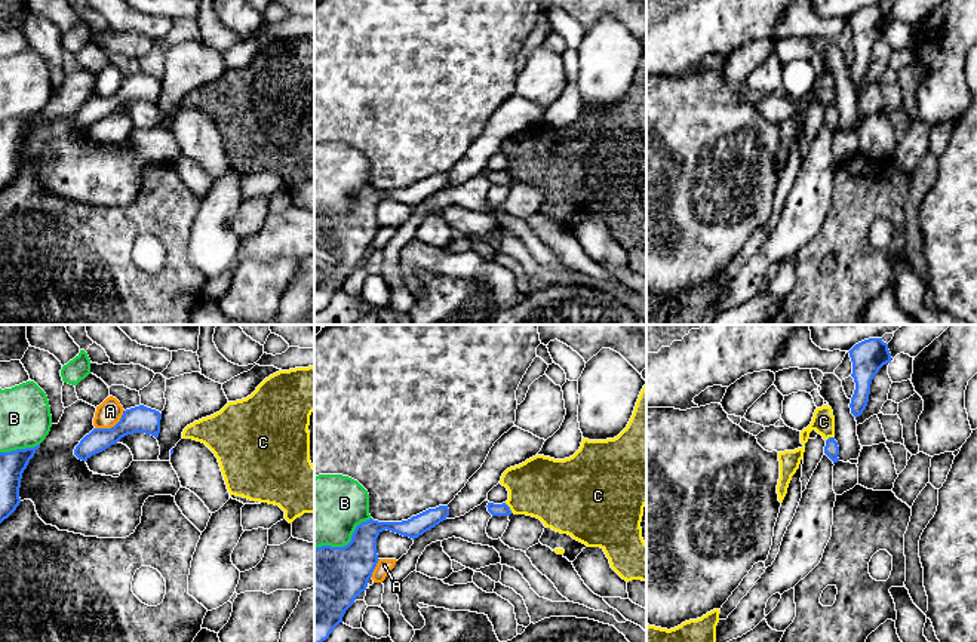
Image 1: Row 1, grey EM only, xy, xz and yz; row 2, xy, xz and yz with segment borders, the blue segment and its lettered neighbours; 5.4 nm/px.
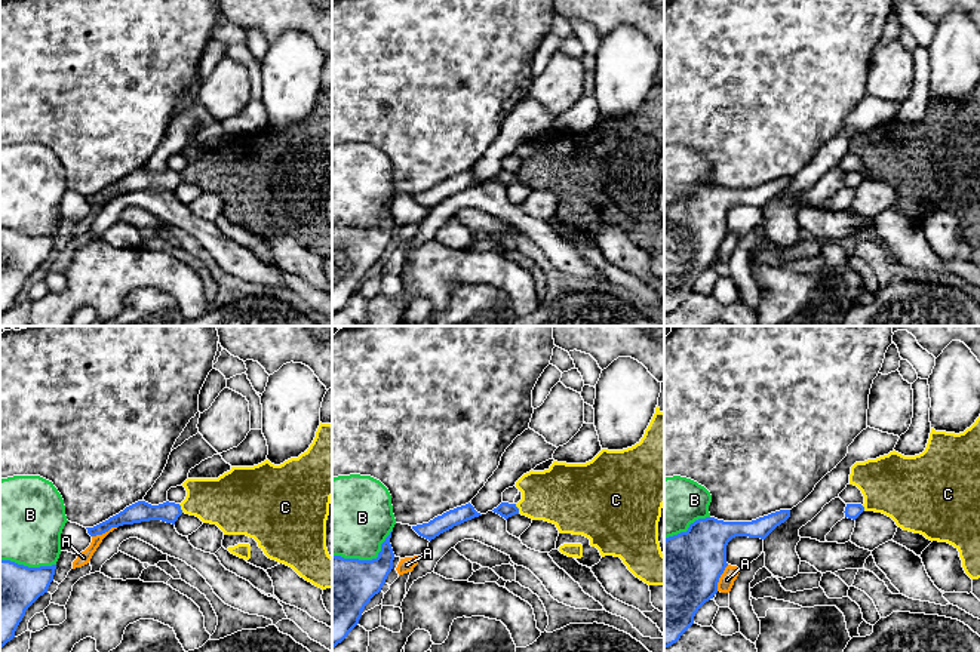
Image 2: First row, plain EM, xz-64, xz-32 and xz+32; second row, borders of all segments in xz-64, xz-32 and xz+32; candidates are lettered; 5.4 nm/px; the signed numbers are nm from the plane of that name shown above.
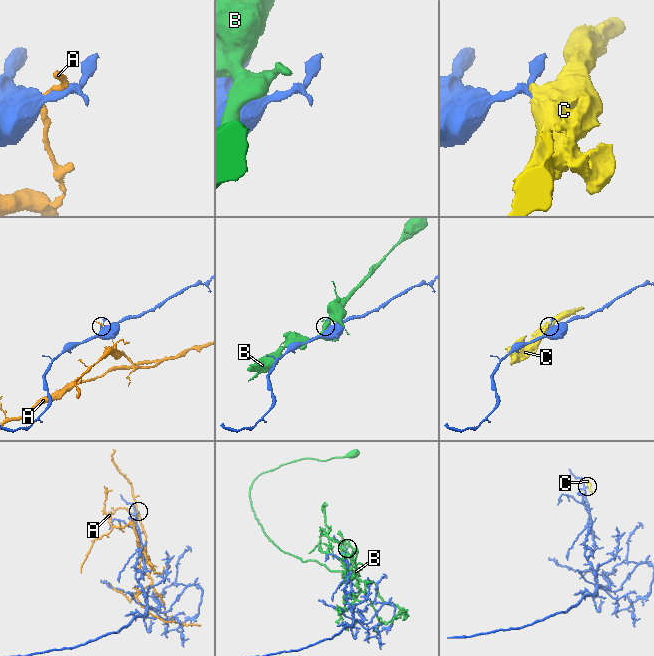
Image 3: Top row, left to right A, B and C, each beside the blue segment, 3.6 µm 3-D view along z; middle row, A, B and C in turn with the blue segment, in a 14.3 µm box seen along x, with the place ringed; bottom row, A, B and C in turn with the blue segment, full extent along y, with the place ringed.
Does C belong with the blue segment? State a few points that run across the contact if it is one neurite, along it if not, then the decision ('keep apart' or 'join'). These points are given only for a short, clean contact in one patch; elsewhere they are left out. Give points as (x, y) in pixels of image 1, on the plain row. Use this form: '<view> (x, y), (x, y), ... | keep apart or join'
xz (504, 171), (512, 180) | keep apart

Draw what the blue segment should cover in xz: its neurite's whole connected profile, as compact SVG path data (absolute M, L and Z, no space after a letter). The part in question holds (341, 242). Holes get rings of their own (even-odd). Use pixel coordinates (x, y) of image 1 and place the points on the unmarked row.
M439 173L402 190L369 187L356 194L347 214L314 215L314 316L342 291L345 279L366 258L380 228L377 206L382 199L415 208L448 184L448 173Z

